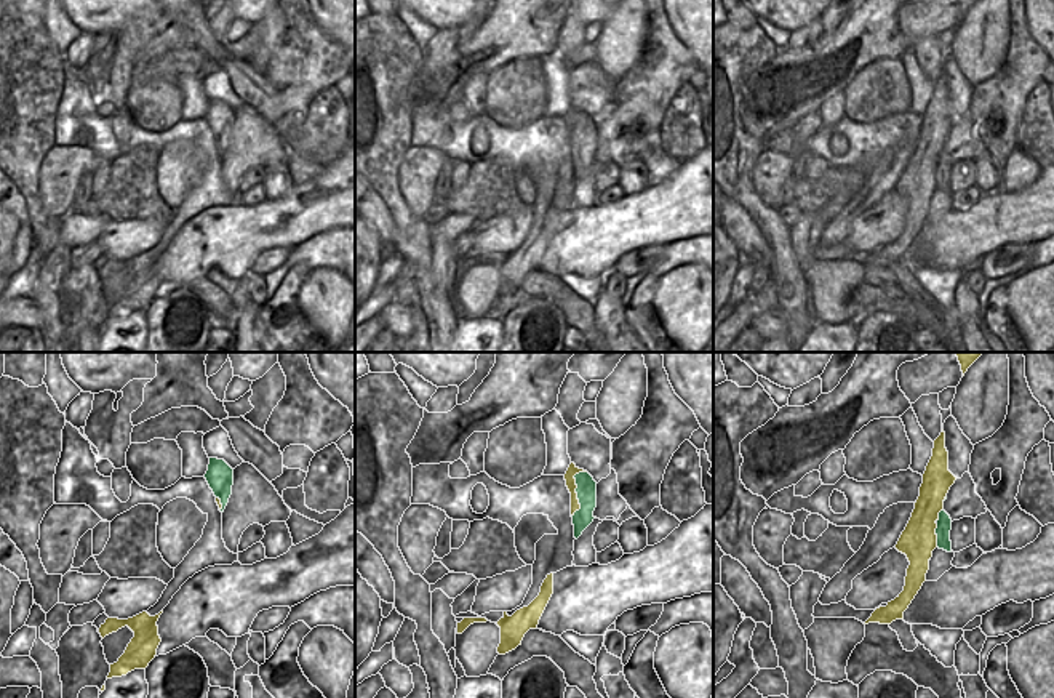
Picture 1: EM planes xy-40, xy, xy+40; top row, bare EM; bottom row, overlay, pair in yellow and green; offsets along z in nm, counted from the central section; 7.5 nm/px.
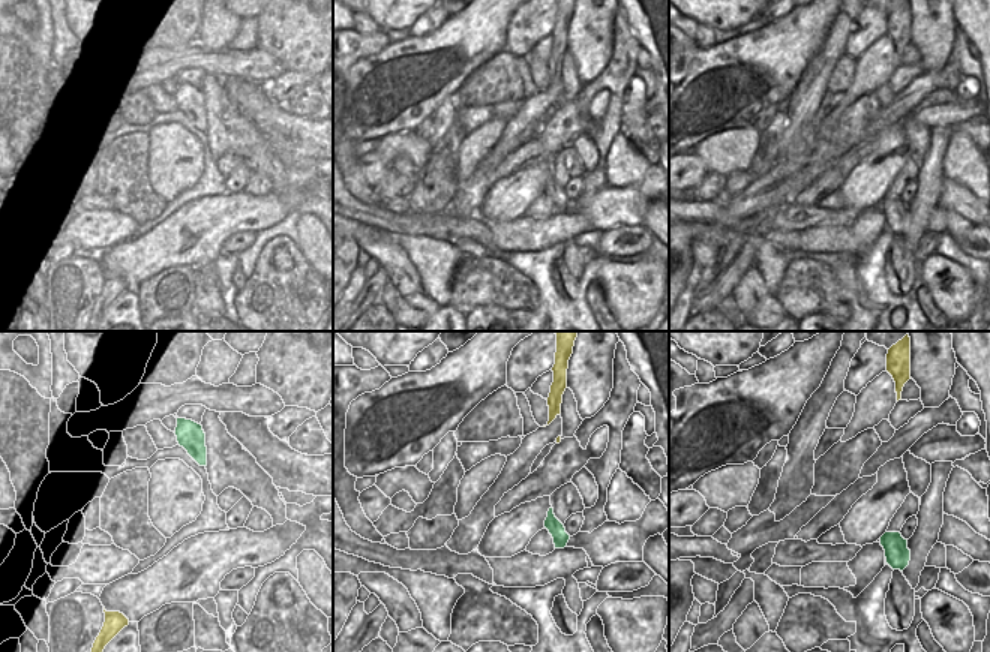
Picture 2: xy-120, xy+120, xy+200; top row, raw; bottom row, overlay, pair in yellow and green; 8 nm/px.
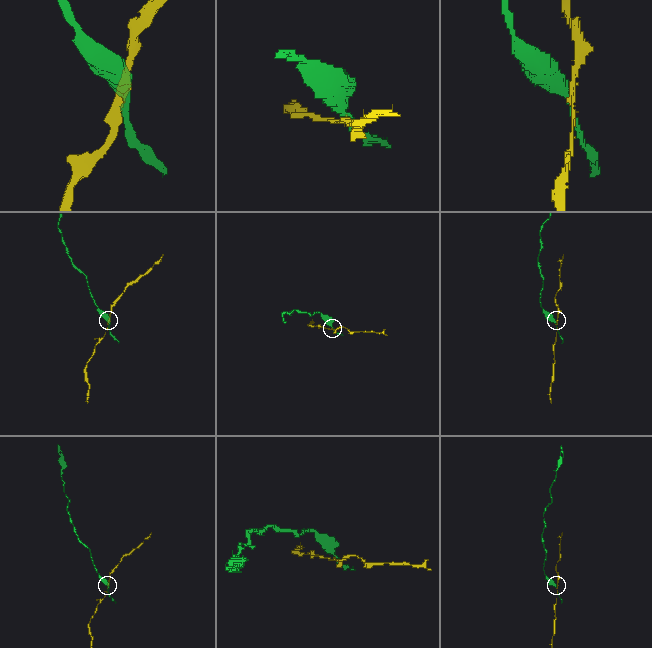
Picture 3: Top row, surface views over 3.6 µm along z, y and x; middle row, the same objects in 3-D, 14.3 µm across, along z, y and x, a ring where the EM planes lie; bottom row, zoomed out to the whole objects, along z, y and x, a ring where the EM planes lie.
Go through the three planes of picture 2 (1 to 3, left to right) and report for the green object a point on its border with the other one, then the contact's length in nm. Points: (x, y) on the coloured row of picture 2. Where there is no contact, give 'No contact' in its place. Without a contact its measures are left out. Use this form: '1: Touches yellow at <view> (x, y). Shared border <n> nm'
1: No contact
2: No contact
3: No contact.

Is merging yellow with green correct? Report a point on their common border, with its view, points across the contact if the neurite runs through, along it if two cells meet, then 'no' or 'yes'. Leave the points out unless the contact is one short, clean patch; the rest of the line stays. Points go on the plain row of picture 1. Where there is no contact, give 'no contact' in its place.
meets yellow in xy at (574, 132); no

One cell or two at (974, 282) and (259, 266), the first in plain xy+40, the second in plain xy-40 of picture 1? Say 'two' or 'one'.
two

